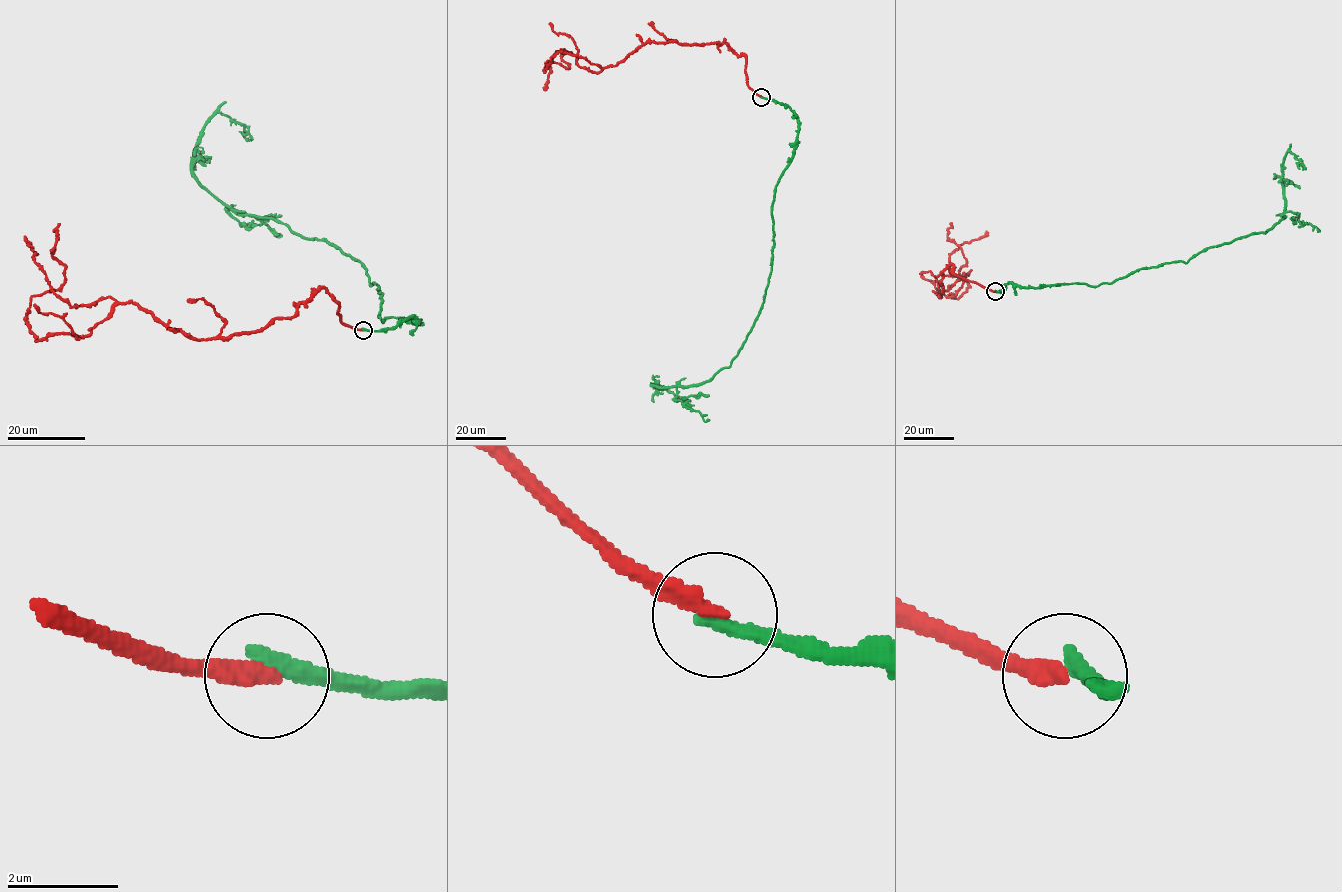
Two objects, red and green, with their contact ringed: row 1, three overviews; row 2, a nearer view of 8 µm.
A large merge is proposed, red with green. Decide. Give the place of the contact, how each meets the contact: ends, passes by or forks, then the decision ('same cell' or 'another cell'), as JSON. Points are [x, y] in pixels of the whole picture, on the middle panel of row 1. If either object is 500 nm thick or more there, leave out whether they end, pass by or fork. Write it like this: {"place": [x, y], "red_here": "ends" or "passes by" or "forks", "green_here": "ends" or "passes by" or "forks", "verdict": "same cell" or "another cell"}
{"place": [761, 97], "red_here": "ends", "green_here": "ends", "verdict": "another cell"}

